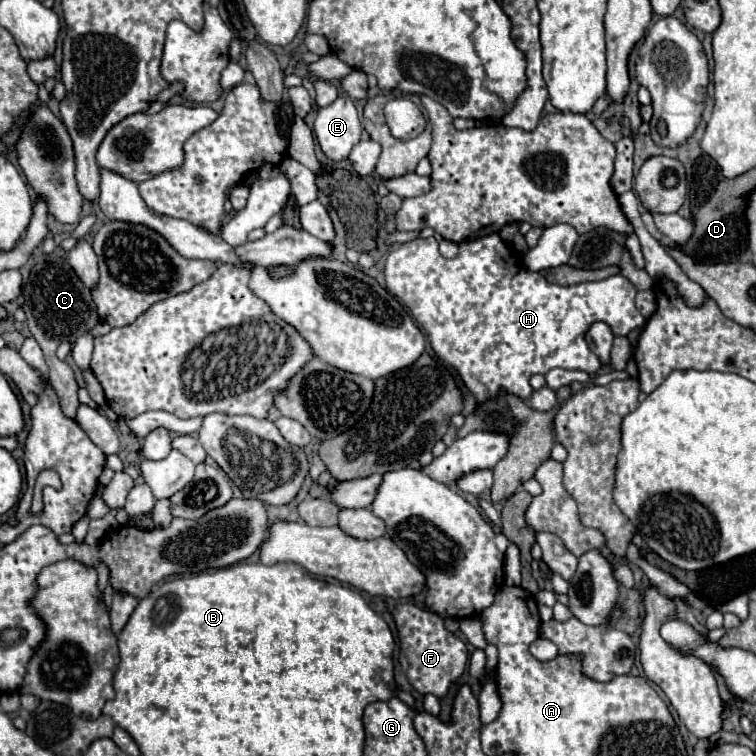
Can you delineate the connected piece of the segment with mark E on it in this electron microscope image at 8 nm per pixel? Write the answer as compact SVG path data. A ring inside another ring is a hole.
M338 97L332 105L318 109L314 121L316 139L330 161L342 161L360 141L362 125L350 97Z

